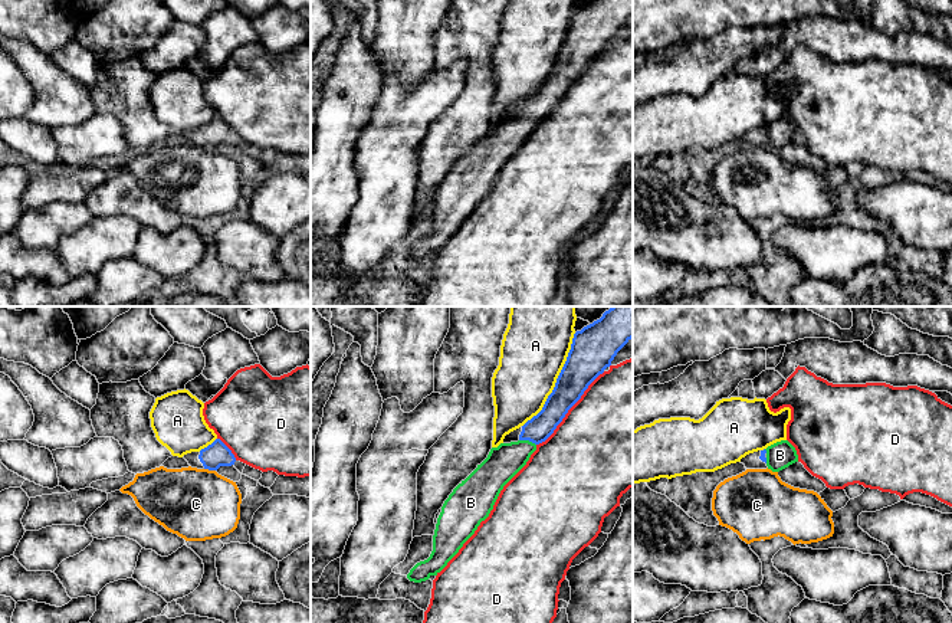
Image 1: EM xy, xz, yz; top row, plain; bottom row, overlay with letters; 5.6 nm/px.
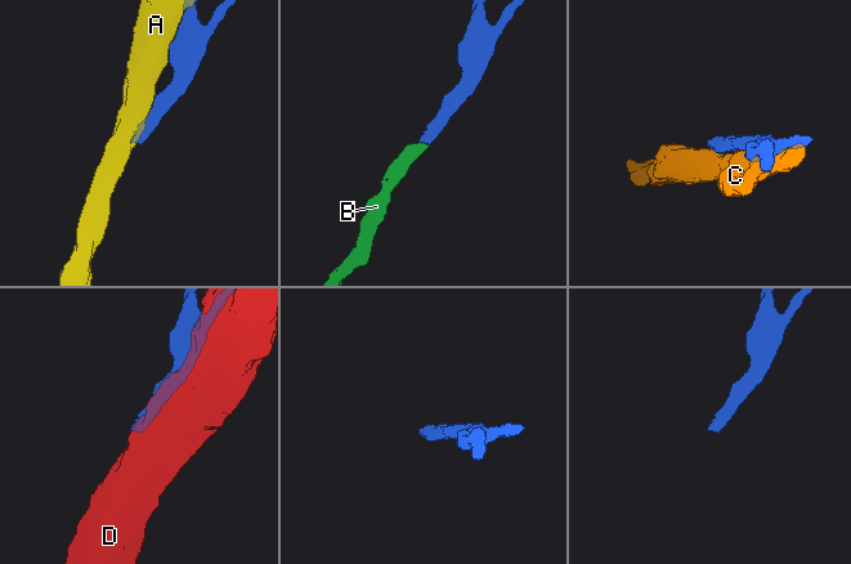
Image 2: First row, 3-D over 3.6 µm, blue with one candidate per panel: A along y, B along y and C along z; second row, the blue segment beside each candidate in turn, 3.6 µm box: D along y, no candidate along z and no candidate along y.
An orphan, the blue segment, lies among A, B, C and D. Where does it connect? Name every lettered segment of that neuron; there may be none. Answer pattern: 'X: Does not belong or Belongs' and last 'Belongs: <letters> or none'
A: Does not belong
B: Belongs
C: Does not belong
D: Does not belong
Belongs: B

